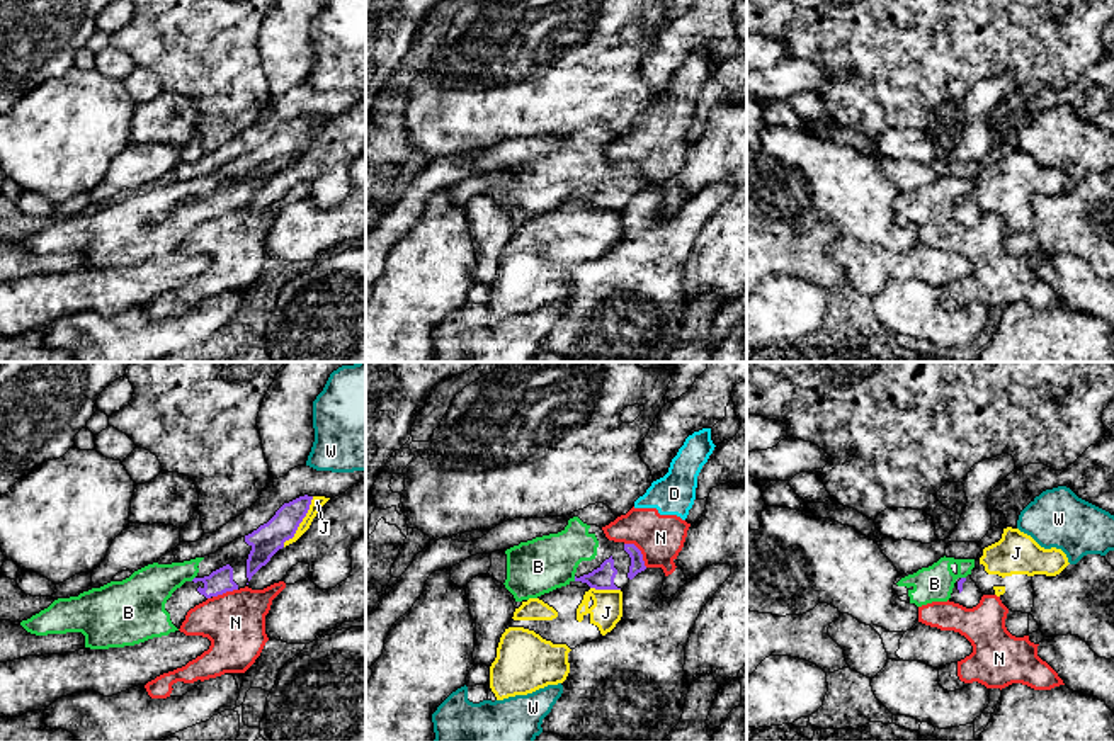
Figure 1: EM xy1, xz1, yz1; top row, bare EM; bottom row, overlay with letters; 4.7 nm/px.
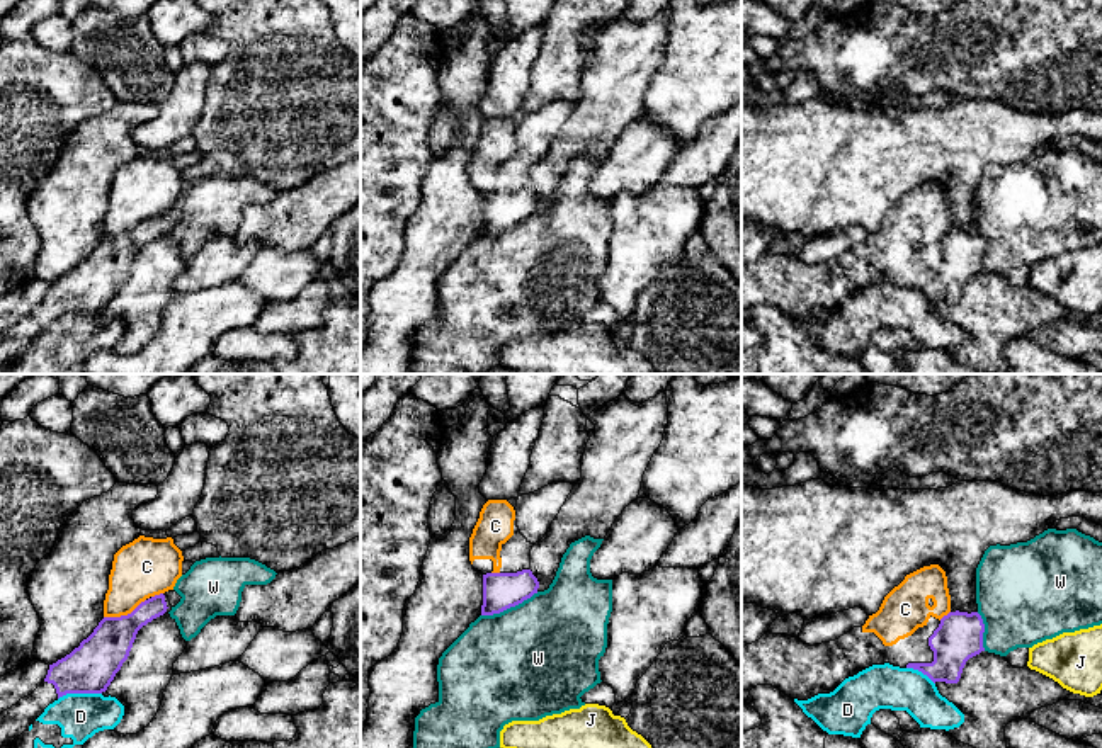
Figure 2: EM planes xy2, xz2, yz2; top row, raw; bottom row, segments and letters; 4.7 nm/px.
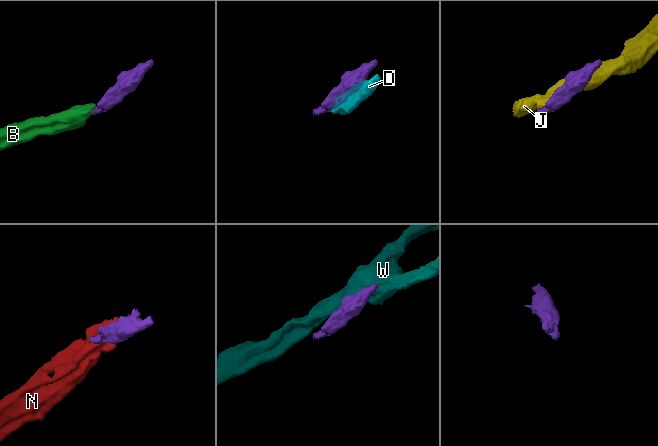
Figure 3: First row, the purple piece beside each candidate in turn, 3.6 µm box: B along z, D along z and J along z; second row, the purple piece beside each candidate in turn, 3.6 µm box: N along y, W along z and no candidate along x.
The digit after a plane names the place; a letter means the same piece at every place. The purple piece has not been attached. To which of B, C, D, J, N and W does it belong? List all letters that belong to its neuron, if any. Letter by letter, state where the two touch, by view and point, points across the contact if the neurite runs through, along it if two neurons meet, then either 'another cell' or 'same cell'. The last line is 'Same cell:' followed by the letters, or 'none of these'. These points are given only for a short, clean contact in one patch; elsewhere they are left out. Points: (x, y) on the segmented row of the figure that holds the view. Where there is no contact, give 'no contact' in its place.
B: xz1 (575, 578) | across xz1 (602, 578), (575, 578), (556, 566), (538, 566) | same cell
C: xy2 (124, 616) | along xy2 (145, 599), (126, 614), (104, 617) | another cell
D: xy2 (79, 692) | another cell
J: xy1 (301, 520) | another cell
N: xz1 (640, 551) | another cell
W: xz2 (509, 607) | another cell
Same cell: B

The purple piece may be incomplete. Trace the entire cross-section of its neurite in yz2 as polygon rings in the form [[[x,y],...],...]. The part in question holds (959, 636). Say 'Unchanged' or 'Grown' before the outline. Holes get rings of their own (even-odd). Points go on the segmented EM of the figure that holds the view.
Unchanged. [[[949,612],[929,638],[934,661],[908,663],[906,668],[922,672],[934,683],[957,683],[966,661],[985,651],[983,632],[985,624],[978,612]]]

